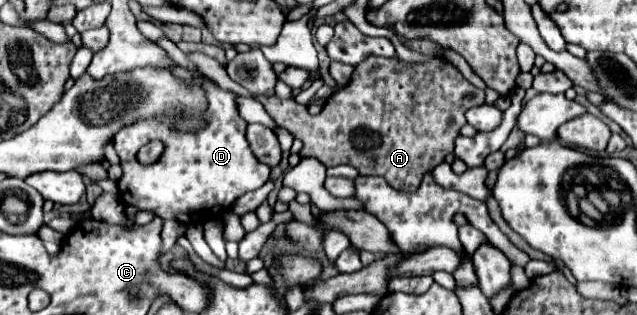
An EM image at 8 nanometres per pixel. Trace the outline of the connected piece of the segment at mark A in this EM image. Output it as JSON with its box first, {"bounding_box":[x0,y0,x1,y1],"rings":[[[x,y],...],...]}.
{"bounding_box":[256,57,484,193],"rings":[[[368,57],[354,69],[350,83],[342,91],[334,93],[318,115],[310,115],[308,107],[298,105],[294,99],[278,99],[276,95],[256,99],[264,105],[266,113],[274,119],[276,125],[288,129],[296,139],[304,143],[300,157],[316,157],[326,167],[348,163],[356,167],[360,175],[384,177],[390,187],[412,193],[420,187],[424,173],[432,171],[444,161],[448,153],[454,151],[458,131],[466,125],[464,113],[470,107],[484,105],[484,91],[466,81],[462,73],[442,57],[434,57],[428,63]]]}

